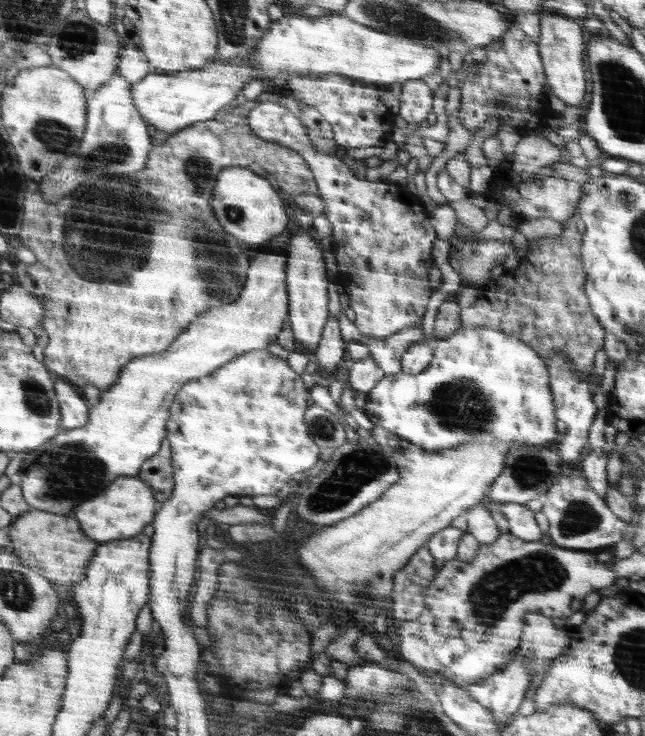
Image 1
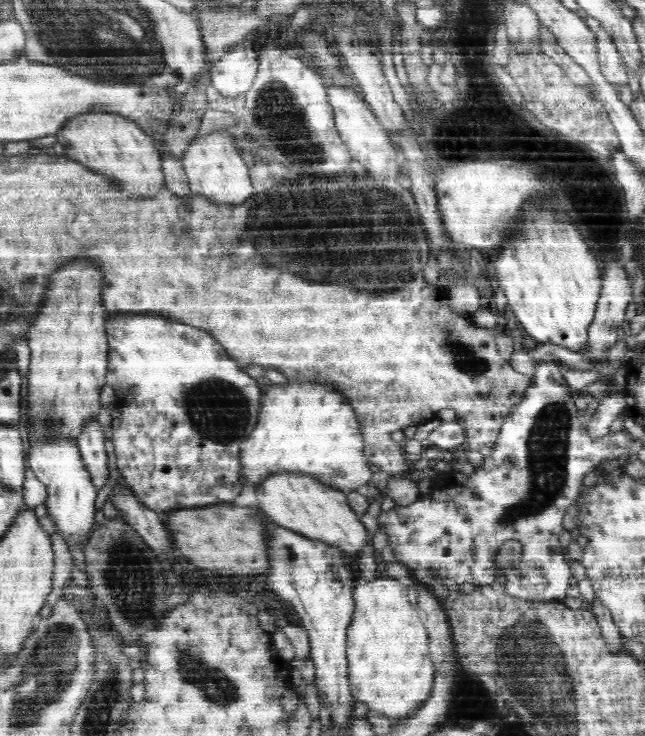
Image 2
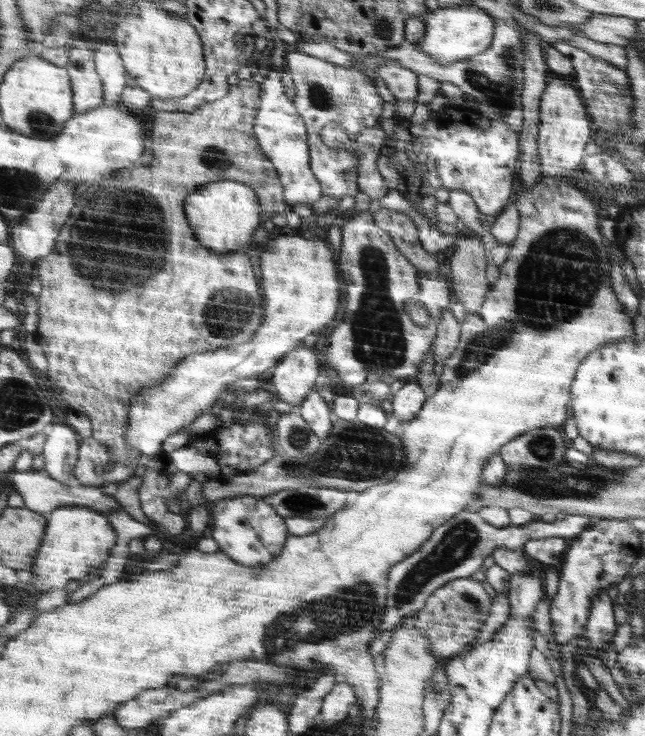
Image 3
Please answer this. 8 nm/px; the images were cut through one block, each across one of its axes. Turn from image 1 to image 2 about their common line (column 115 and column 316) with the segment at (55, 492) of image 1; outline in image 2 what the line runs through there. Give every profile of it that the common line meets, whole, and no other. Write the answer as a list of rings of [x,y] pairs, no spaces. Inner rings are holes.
[[[291,382],[294,384],[272,384],[268,388],[258,422],[242,441],[239,461],[244,484],[263,484],[277,473],[298,473],[344,493],[368,485],[373,472],[368,467],[357,414],[349,402],[324,384]]]

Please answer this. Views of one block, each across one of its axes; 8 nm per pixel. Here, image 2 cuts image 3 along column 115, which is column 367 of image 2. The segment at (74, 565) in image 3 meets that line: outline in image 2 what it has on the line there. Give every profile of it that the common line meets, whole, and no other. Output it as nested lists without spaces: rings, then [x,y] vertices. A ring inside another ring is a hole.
[[[277,473],[256,490],[258,508],[272,524],[291,529],[305,538],[330,544],[348,555],[358,556],[358,552],[368,546],[368,532],[358,520],[356,513],[347,502],[346,493],[330,489],[309,476],[298,473]]]

